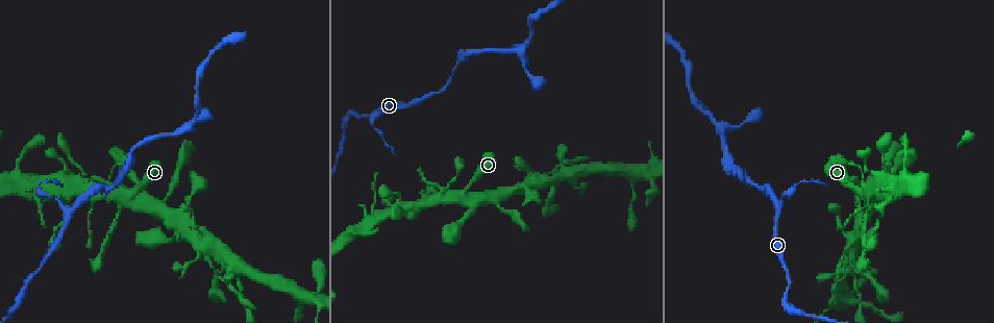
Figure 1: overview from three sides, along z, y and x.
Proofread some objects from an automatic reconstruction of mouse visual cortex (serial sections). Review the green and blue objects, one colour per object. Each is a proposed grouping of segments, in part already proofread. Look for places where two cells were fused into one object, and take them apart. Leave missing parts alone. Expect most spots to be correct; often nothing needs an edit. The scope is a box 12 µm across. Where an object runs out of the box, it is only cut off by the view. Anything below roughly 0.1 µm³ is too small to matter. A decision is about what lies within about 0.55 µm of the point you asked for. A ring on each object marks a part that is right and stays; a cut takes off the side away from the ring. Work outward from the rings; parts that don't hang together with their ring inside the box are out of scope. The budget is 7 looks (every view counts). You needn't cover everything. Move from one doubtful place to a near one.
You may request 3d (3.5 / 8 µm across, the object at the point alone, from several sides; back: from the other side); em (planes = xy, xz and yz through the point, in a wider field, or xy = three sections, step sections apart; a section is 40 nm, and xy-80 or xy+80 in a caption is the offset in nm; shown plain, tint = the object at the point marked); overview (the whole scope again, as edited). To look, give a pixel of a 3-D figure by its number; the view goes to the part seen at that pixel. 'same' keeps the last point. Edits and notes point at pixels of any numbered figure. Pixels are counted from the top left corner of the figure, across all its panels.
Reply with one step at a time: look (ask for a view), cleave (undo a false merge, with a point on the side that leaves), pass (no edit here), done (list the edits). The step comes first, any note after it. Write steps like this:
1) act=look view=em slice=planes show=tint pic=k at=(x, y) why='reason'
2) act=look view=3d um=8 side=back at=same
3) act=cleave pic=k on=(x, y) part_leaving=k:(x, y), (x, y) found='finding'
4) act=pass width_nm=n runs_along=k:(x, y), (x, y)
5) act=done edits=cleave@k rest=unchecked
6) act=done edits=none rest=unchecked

act=look view=3d um=3.5 pic=1 at=(19, 304)

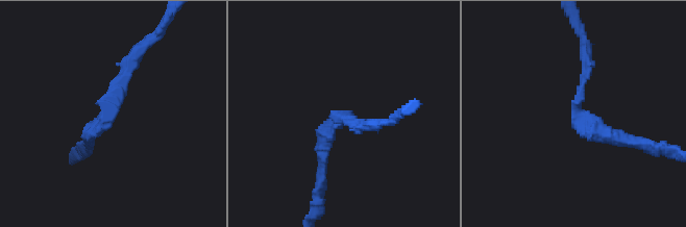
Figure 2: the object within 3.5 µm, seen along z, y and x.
act=look view=em slice=xy step=1 show=tint pic=2 at=(108, 119) arm_widths_nm=150,200

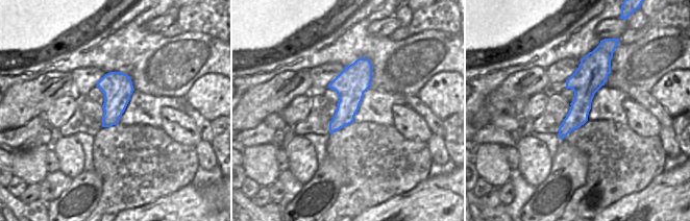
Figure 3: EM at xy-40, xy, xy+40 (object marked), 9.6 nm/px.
act=pass runs_along=3:(594, 56), (577, 116), (562, 134) found='continuous, no second cell'

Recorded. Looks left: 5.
act=look view=3d um=3.5 pic=1 at=(864, 184) why='sharp bend'

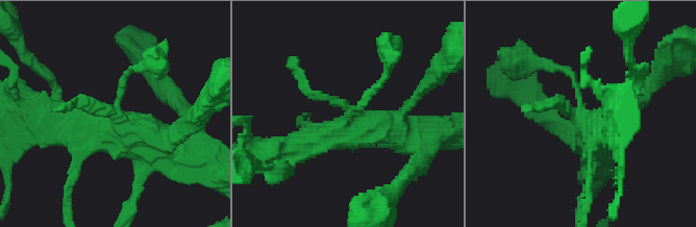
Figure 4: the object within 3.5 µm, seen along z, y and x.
act=look view=em slice=xy step=2 show=tint pic=4 at=(116, 118)

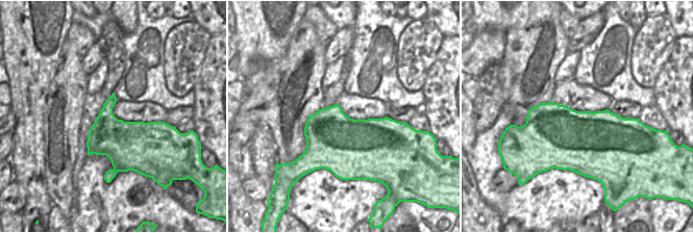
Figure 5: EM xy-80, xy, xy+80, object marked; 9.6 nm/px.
act=pass runs_along=4:(165, 144), (117, 131), (120, 90), (139, 67) found='all the same cell'

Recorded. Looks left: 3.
act=look view=3d um=3.5 pic=1 at=(102, 188) why='narrows sharply'

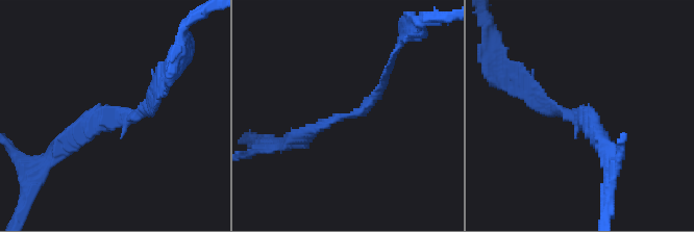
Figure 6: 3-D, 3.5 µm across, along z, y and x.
act=look view=em slice=xy step=2 show=tint pic=6 at=(350, 117) arm_widths_nm=150,250 why='now the EM'

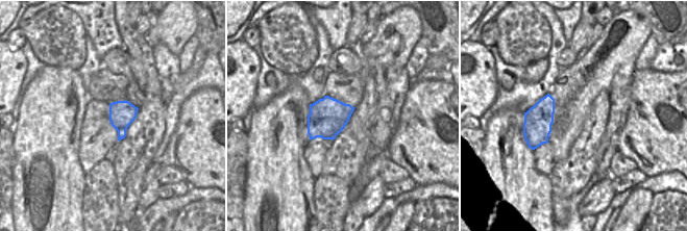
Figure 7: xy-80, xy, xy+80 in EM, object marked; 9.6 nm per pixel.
act=pass runs_along=6:(291, 138), (357, 112), (387, 72) found='one cell here'

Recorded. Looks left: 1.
act=done edits=none rest=unchecked

